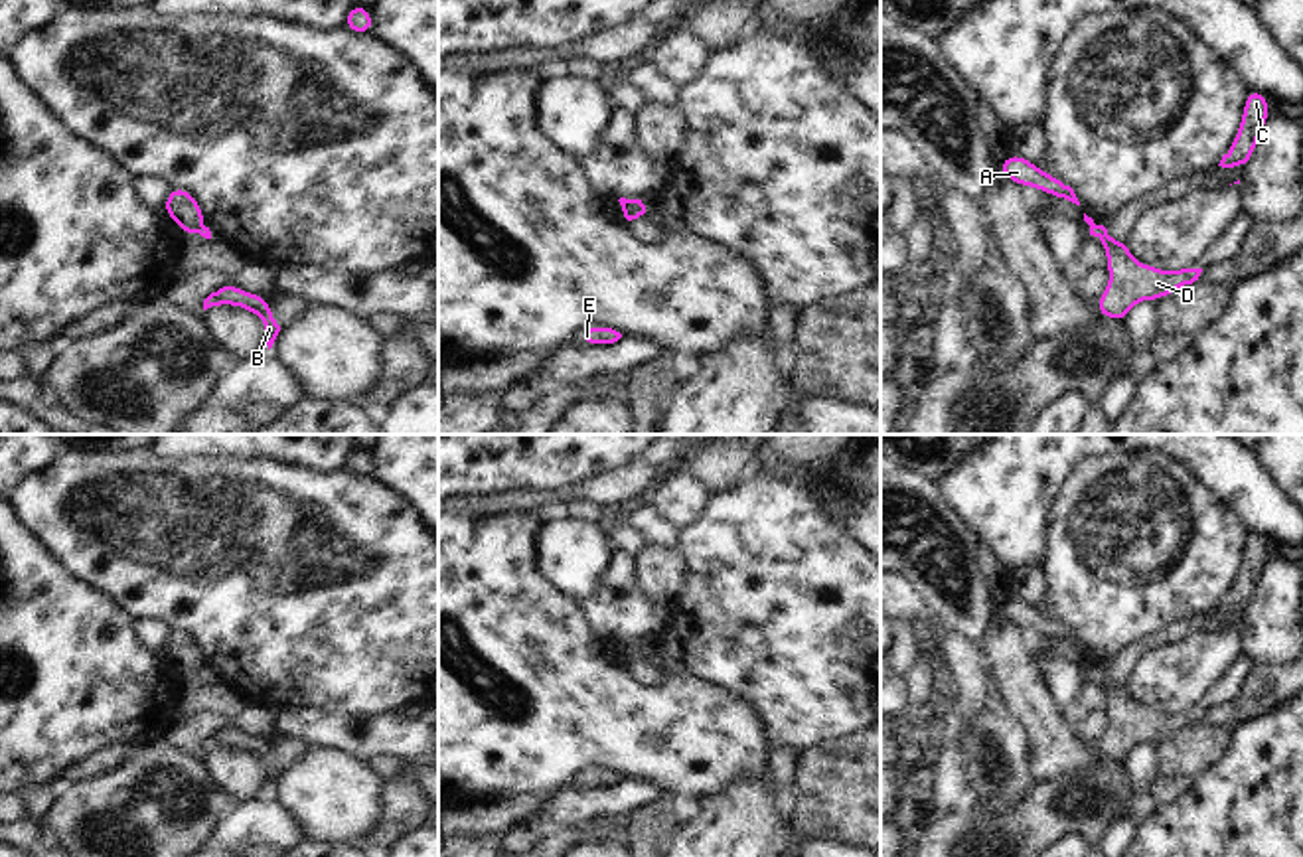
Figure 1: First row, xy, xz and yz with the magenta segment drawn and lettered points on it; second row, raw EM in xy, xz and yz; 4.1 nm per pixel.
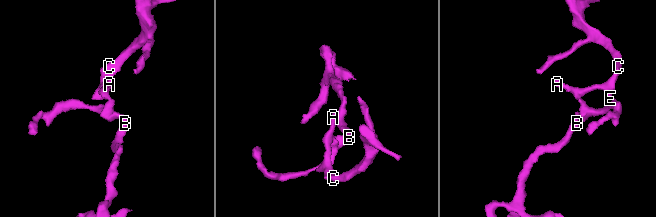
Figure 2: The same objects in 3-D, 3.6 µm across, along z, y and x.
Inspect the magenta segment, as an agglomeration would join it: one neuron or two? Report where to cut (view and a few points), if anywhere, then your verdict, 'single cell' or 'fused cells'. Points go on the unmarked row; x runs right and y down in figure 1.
xz (646, 644), (642, 658) | fused cells

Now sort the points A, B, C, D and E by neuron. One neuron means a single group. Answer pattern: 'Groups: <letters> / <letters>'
Groups: A C E / B D

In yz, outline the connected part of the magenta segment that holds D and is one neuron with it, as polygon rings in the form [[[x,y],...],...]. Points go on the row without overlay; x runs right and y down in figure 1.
[[[1104,667],[1090,669],[1108,699],[1110,727],[1096,742],[1094,750],[1104,758],[1125,764],[1127,754],[1139,742],[1161,742],[1163,739],[1198,723],[1202,711],[1181,711],[1165,715],[1155,707],[1139,707],[1125,683],[1110,679]]]

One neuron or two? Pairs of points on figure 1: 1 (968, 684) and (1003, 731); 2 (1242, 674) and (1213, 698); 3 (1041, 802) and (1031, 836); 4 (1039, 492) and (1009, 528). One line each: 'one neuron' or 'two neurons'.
1: two neurons
2: one neuron
3: one neuron
4: one neuron

